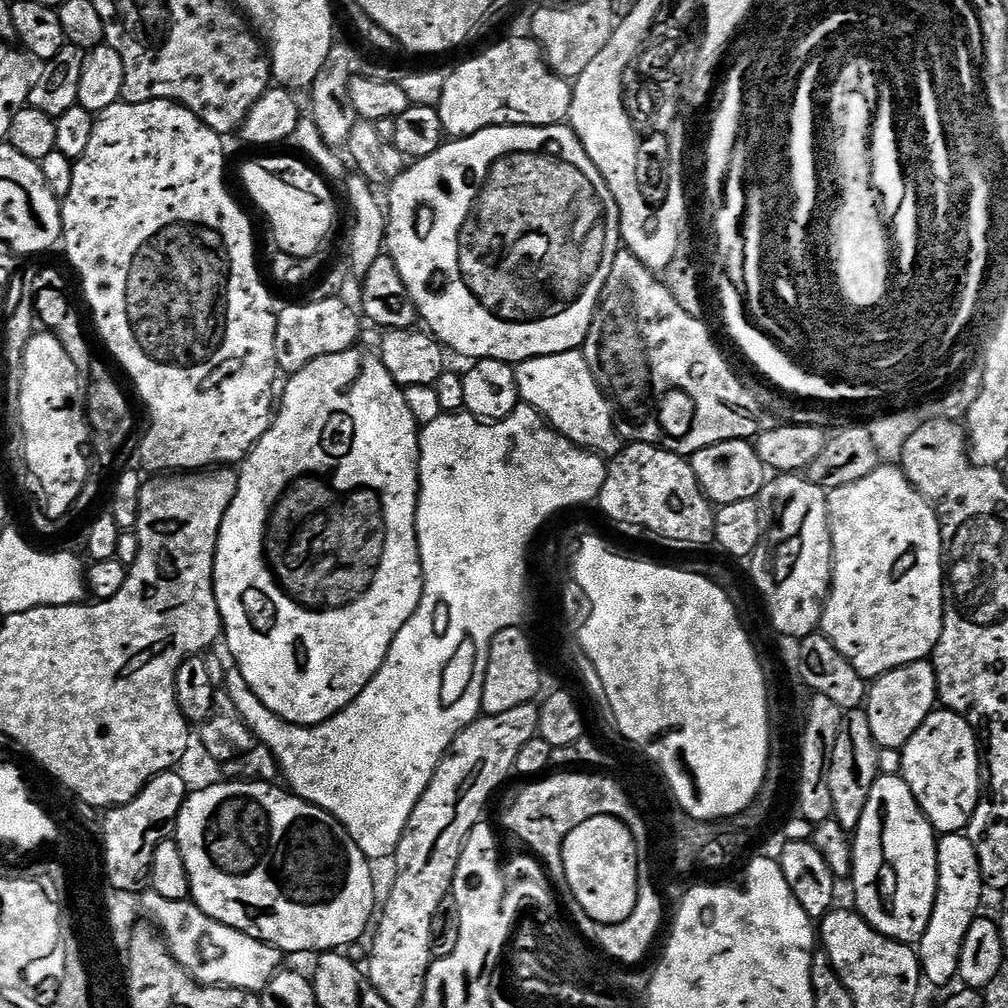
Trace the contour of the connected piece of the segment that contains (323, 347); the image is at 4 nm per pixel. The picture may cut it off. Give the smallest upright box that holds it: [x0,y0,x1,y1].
[274,299,360,374]

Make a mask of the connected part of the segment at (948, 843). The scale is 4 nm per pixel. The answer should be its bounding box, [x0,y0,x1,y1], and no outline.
[918,832,986,986]

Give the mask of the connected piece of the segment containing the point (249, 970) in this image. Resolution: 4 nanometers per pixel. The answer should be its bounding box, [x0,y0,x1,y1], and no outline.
[143,890,282,994]

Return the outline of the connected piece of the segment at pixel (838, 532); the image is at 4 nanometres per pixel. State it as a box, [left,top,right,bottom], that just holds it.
[820,466,946,682]

